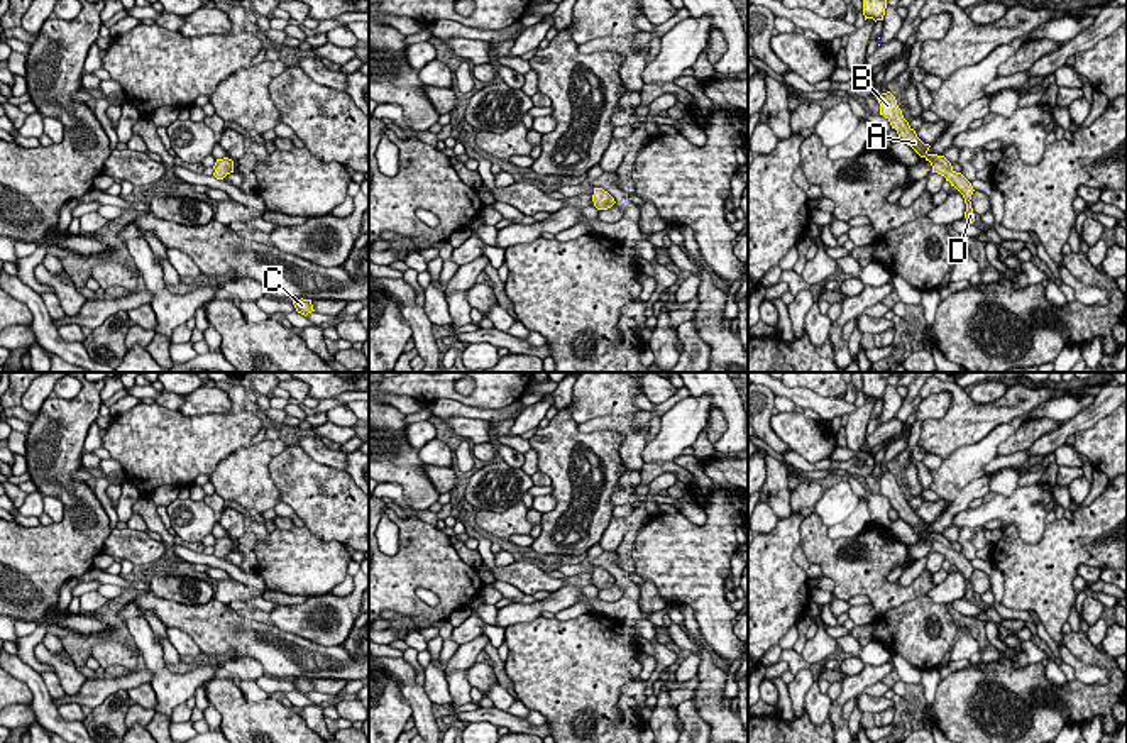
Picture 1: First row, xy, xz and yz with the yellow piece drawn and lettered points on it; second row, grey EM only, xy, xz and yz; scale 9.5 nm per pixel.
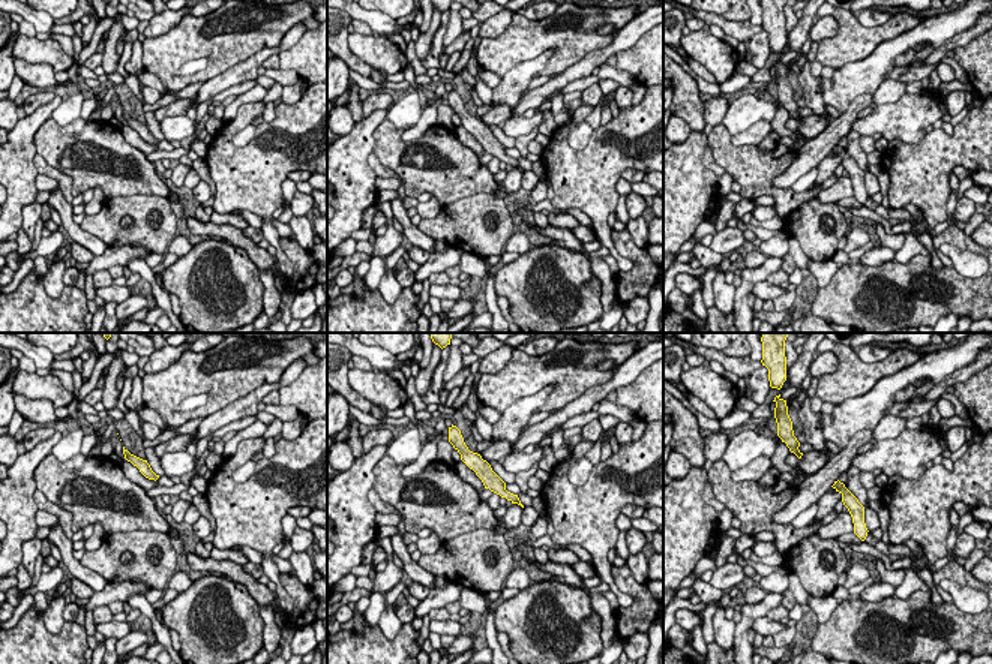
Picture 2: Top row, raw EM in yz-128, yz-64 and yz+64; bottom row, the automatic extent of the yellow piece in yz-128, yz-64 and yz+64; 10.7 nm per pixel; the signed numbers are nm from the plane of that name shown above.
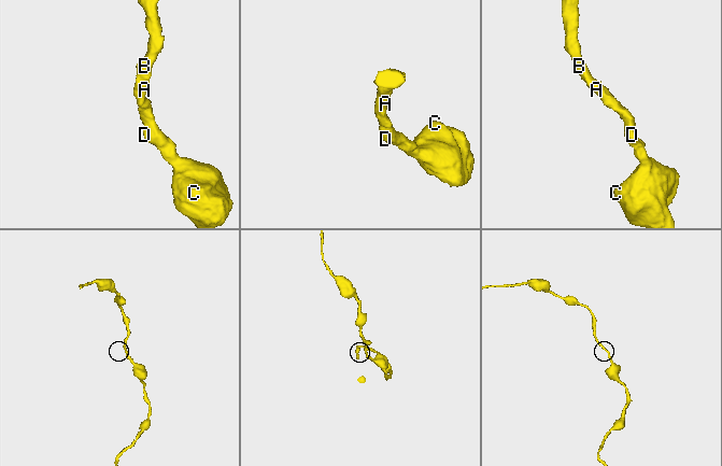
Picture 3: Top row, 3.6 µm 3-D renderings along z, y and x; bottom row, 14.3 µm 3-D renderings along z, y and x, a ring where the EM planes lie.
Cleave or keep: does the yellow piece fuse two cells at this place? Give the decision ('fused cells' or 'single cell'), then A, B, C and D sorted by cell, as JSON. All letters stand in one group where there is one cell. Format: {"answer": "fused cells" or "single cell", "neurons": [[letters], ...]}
{"answer": "single cell", "neurons": [["A", "B", "C", "D"]]}

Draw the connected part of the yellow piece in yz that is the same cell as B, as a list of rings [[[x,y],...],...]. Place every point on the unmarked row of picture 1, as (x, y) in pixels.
[[[890,471],[882,472],[877,479],[880,482],[880,494],[883,494],[890,501],[892,508],[897,509],[899,518],[910,525],[921,537],[929,540],[932,552],[944,555],[946,560],[949,560],[951,565],[954,565],[963,574],[966,582],[965,597],[973,603],[975,592],[970,579],[975,569],[971,562],[961,552],[956,552],[944,535],[927,531],[931,525],[924,523],[917,516],[915,509],[904,498],[902,489],[899,487],[897,479]]]

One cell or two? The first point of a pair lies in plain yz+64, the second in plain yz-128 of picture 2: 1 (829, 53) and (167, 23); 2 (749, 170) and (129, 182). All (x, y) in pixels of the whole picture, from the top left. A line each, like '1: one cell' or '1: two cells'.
1: two cells
2: one cell

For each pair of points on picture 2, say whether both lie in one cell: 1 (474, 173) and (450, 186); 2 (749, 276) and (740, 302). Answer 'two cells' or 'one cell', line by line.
1: one cell
2: one cell

